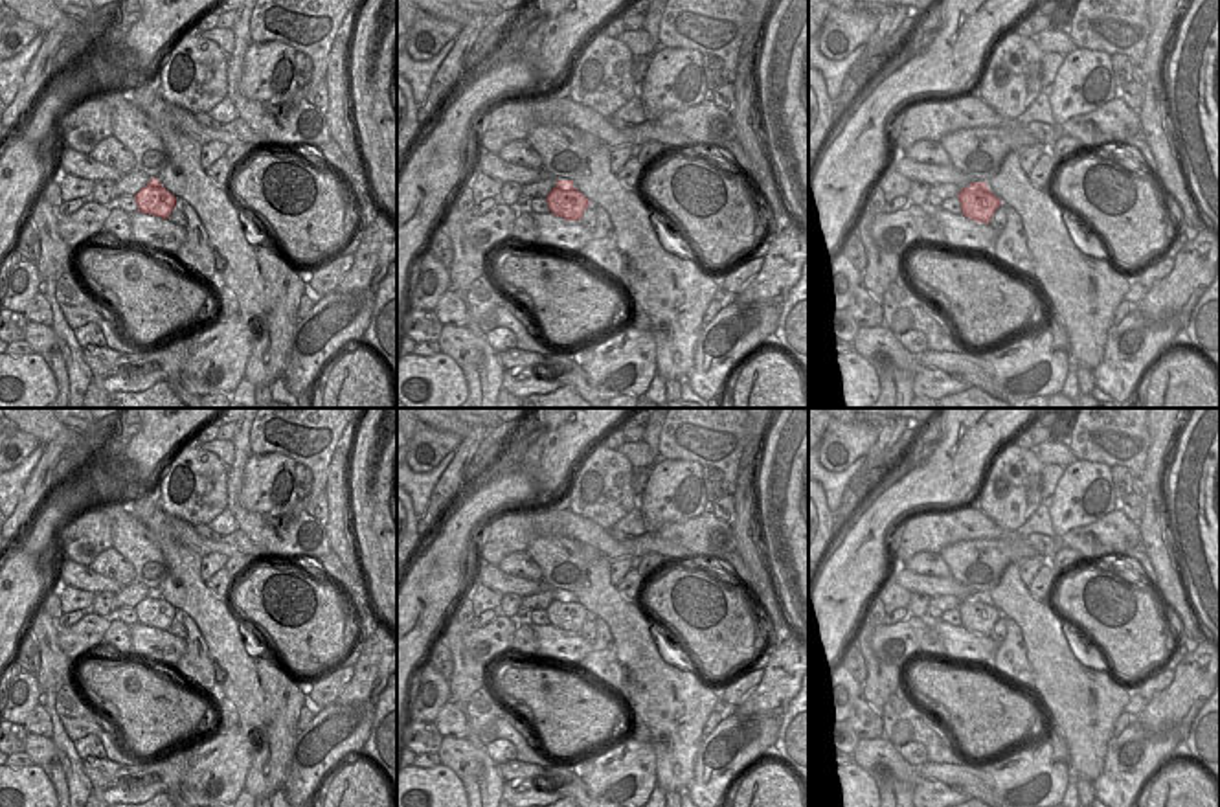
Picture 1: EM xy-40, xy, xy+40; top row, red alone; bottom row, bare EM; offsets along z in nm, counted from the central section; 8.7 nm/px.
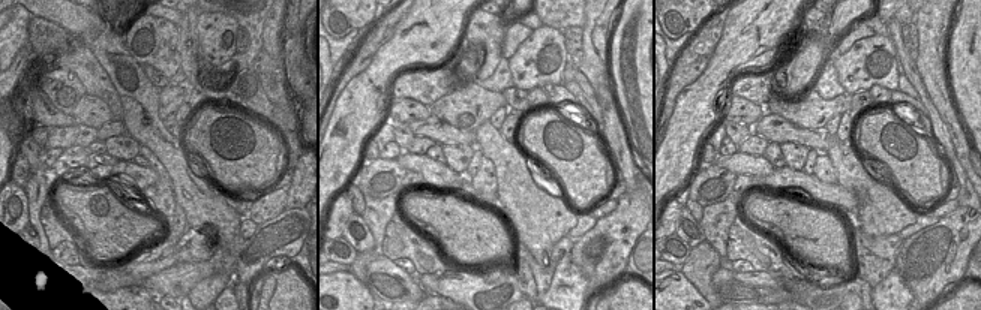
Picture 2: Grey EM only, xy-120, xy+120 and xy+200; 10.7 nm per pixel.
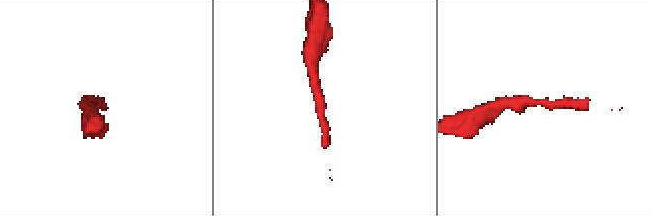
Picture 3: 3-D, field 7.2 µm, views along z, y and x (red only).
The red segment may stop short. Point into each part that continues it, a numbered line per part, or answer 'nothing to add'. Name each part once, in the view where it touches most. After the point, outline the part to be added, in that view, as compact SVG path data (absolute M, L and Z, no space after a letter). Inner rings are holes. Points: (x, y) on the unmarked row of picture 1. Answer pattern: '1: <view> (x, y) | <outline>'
nothing to add

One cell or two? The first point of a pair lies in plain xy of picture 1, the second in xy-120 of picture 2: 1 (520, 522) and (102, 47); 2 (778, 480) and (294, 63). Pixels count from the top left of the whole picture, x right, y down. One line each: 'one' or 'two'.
1: two
2: one

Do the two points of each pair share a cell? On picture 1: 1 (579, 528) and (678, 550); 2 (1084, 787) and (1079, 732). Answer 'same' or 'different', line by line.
1: same
2: different

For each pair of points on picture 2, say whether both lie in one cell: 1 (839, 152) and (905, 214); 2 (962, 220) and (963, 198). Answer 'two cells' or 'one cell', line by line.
1: one cell
2: two cells

